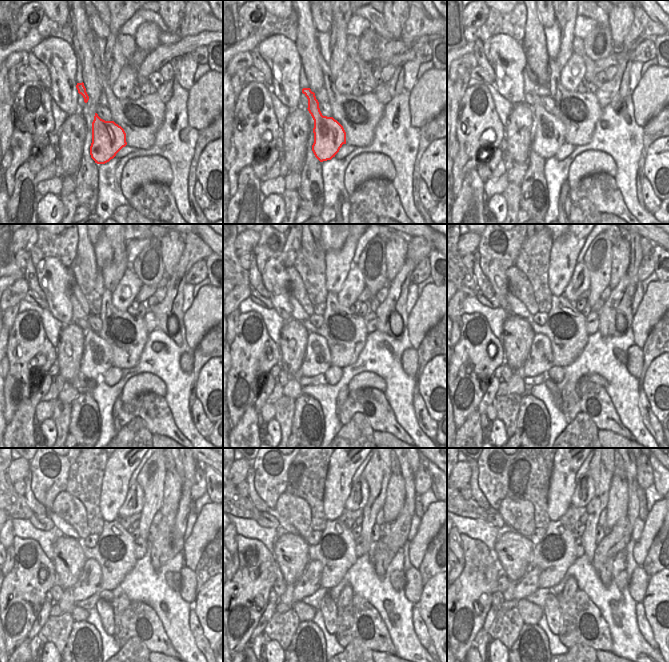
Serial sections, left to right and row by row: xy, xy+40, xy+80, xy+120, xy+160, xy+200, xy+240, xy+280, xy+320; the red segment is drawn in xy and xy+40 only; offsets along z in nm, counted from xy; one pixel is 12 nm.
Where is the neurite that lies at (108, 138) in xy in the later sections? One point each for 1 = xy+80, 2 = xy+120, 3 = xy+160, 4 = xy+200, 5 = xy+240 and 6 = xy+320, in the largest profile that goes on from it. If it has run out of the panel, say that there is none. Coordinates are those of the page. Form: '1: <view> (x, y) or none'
1: xy+80 (549, 131)
2: xy+120 (97, 356)
3: xy+160 (317, 360)
4: xy+200 (539, 361)
5: xy+240 (88, 584)
6: xy+320 (528, 584)

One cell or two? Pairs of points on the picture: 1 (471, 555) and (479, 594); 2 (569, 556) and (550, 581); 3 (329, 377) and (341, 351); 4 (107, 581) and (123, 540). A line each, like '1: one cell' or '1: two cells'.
1: one cell
2: one cell
3: two cells
4: one cell

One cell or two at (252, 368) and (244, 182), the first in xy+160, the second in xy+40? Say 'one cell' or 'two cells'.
two cells

